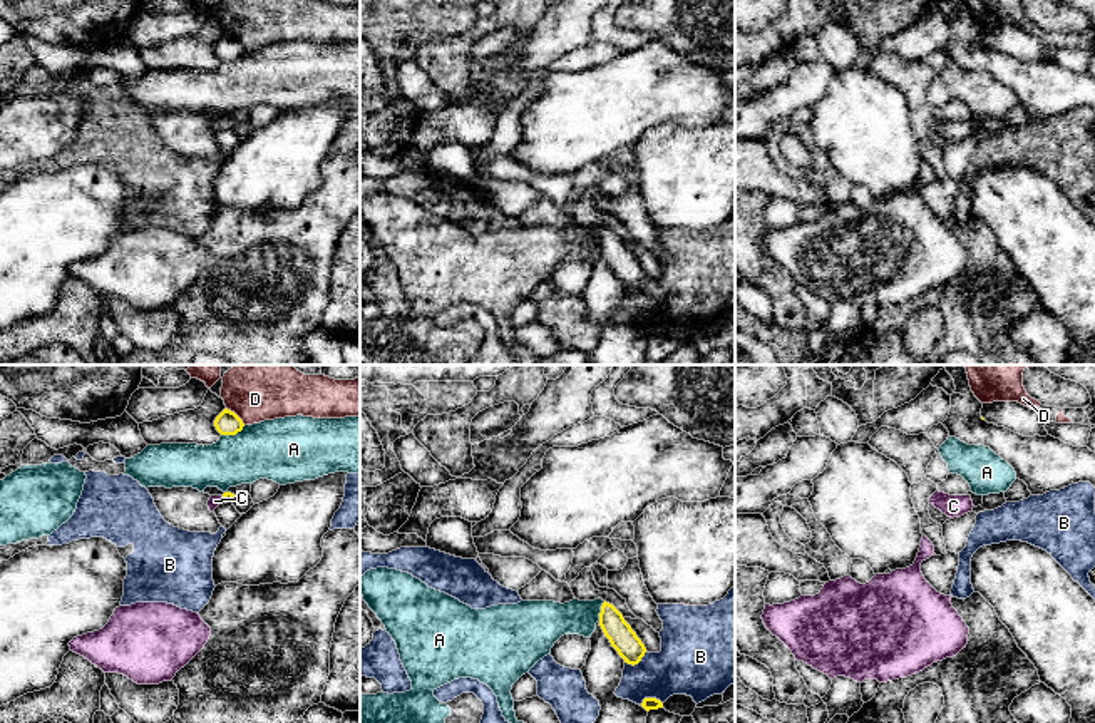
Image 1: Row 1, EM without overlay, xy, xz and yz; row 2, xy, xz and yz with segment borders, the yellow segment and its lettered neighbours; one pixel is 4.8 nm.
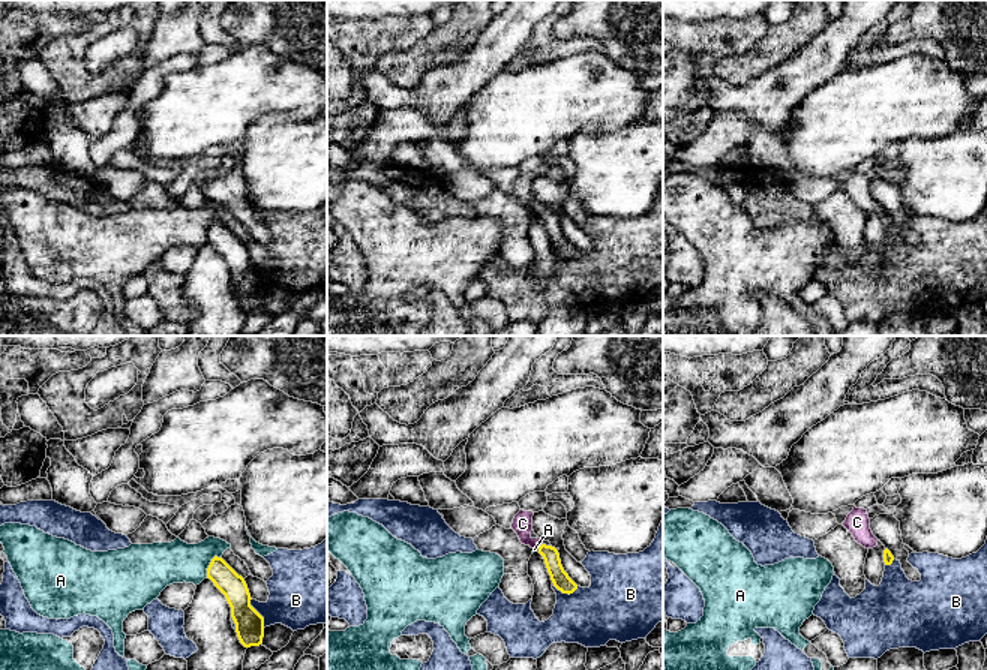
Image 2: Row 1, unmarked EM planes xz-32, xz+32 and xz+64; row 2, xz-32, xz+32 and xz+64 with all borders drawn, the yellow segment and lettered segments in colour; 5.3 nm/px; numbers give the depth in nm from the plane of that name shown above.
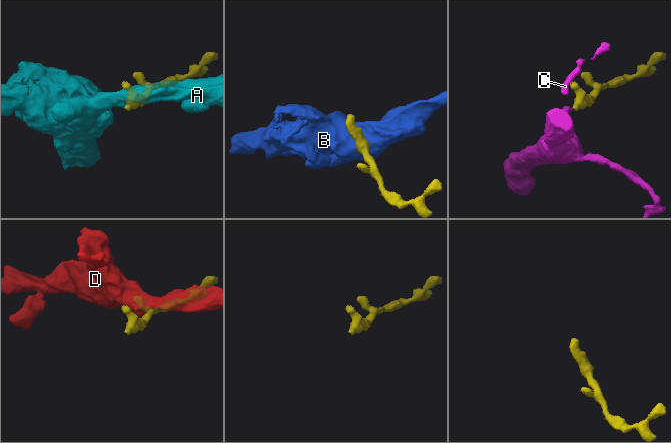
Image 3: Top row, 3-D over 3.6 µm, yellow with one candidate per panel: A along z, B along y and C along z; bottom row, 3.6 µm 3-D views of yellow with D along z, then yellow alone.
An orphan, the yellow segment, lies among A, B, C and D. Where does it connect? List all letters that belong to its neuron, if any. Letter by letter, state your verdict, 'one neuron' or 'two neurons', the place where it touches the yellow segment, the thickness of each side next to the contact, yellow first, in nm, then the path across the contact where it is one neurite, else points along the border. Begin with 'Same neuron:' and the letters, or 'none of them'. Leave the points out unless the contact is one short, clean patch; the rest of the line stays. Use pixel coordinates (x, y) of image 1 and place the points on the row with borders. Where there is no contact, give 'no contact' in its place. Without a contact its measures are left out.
Same neuron: C
A: two neurons; meets yellow in xy at (233, 434); 110 nm thick on the yellow side, 300 nm on the other; border along xy (245, 425), (235, 434), (221, 435)
B: two neurons; meets yellow in xz at (637, 663); 120 nm thick on the yellow side, 300 nm on the other
C: one neuron; meets yellow in xy at (223, 496); 50 nm thick on the yellow side, 60 nm on the other; runs through xy (228, 496), (223, 496), (215, 501)
D: two neurons; meets yellow in xy at (236, 415); 110 nm thick on the yellow side, 340 nm on the other

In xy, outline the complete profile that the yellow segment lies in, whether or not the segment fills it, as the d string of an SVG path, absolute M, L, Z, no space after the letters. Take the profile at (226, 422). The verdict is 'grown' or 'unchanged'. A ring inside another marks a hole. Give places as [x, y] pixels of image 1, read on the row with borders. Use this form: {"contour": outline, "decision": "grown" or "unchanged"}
{"contour": "M224 408L214 420L214 427L221 435L236 435L243 430L243 420L231 410Z", "decision": "unchanged"}

